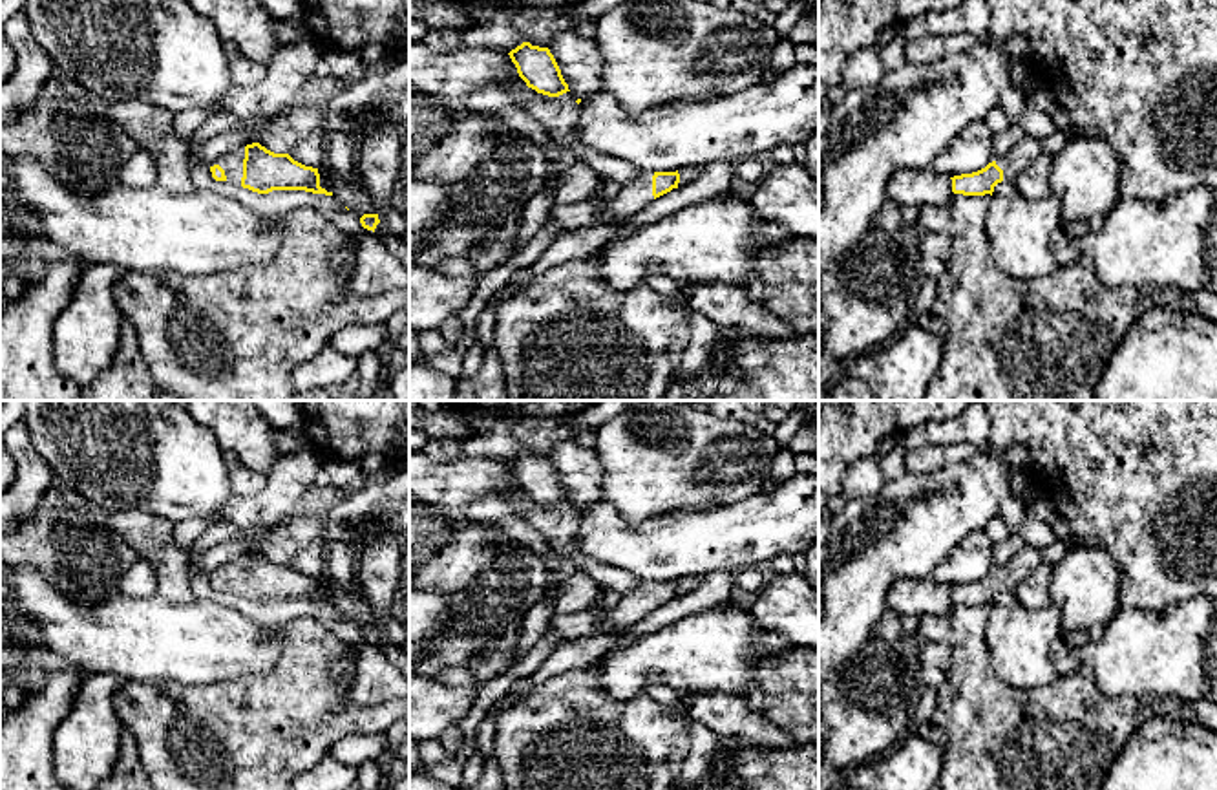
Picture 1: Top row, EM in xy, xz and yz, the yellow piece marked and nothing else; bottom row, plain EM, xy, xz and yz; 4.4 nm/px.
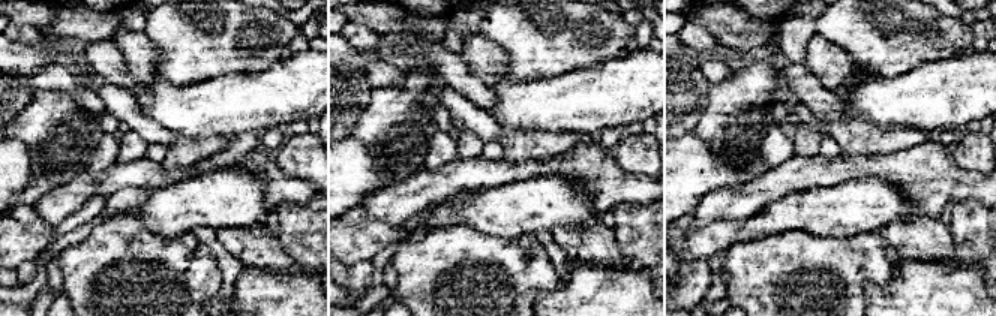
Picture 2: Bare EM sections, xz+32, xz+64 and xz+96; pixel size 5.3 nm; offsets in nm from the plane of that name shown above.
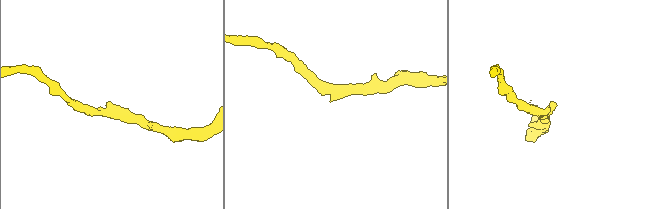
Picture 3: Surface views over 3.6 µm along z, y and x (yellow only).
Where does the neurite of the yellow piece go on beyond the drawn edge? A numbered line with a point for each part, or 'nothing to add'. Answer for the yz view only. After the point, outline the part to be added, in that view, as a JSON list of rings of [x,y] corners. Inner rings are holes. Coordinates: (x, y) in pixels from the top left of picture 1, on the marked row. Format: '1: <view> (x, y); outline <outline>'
1: yz (1018, 158); outline [[[1025,135],[1014,148],[994,161],[1003,170],[1003,179],[1014,181],[1042,152],[1043,139]]]

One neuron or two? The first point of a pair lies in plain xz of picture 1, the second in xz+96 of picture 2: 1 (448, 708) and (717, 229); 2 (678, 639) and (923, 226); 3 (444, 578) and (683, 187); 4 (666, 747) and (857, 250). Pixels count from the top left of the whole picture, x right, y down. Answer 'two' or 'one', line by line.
1: one
2: two
3: two
4: one

